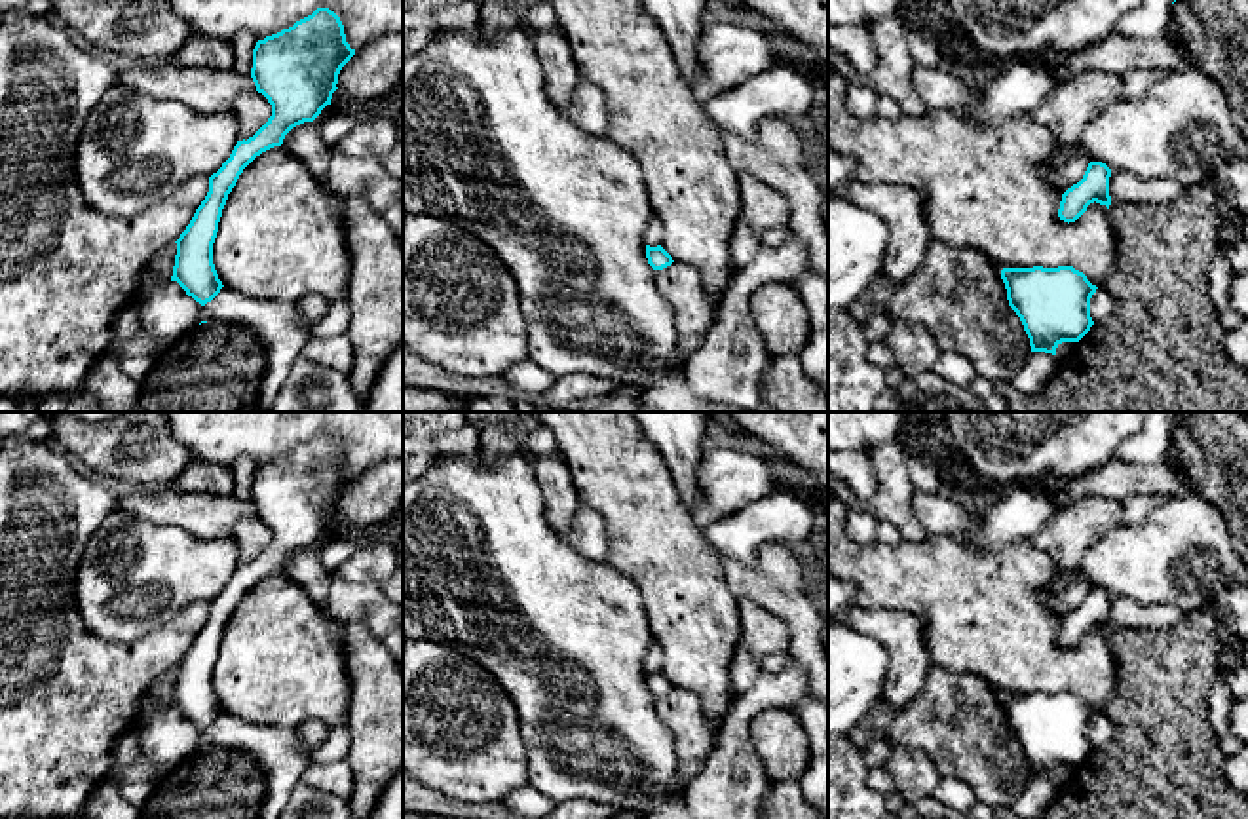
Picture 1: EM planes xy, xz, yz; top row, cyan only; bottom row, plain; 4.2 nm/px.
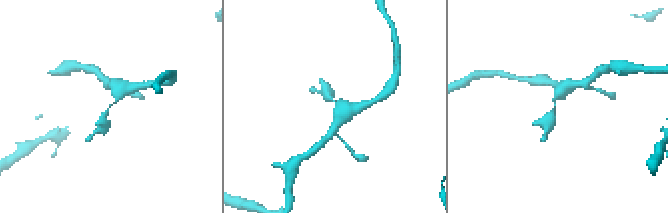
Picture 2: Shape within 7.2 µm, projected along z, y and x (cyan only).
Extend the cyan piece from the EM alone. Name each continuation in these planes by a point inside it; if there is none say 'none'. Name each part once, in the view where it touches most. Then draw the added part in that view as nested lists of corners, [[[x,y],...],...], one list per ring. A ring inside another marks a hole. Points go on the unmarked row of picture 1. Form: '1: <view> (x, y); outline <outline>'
none

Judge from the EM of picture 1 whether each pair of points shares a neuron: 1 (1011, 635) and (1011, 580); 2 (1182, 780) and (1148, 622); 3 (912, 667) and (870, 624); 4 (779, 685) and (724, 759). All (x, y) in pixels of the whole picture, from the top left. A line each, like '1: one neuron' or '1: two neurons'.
1: one neuron
2: two neurons
3: one neuron
4: one neuron

